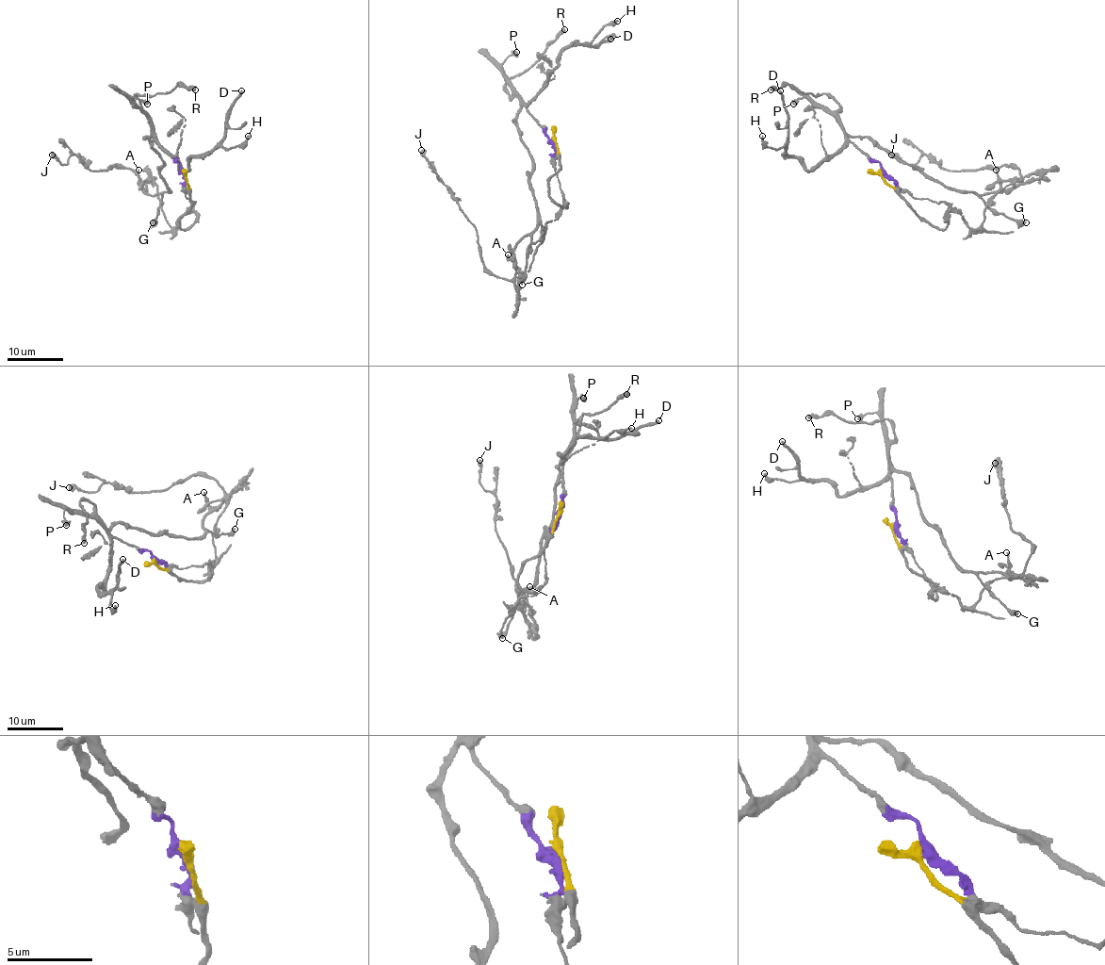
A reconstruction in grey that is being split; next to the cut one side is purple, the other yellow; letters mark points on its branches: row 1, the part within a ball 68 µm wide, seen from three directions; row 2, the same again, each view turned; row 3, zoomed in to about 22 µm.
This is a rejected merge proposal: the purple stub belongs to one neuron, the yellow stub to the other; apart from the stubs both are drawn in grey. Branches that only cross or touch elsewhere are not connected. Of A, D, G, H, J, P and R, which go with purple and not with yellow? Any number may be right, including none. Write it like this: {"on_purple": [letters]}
{"on_purple": ["A", "D", "G", "H", "J", "P", "R"]}

